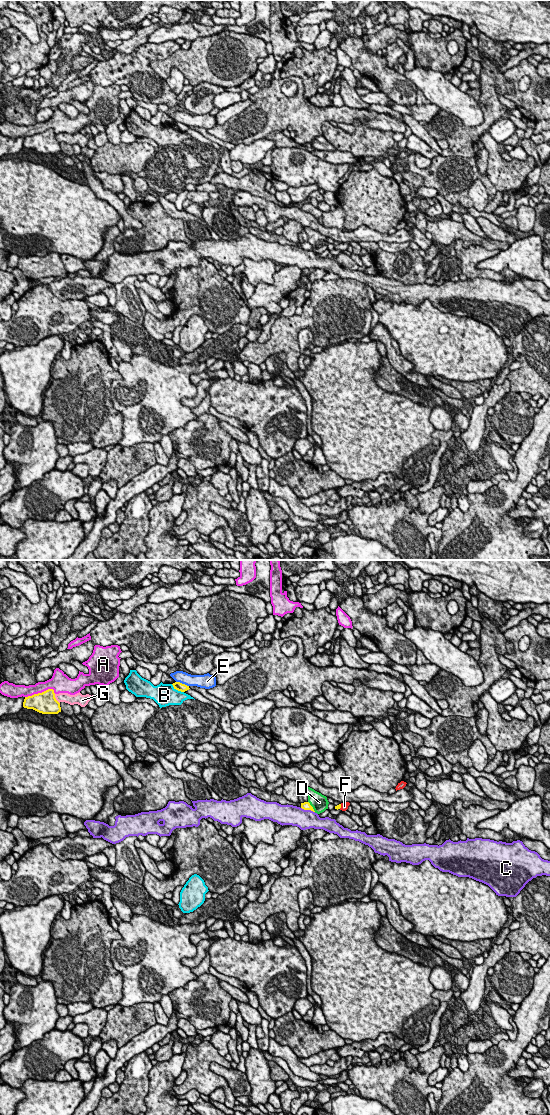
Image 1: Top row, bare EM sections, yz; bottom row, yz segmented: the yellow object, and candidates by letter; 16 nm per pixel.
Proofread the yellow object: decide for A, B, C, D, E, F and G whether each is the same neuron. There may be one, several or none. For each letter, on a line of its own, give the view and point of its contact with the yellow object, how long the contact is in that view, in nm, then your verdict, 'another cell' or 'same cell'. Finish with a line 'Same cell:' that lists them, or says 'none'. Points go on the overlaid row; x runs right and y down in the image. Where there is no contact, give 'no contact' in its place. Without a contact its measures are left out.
A: contact yz (40, 693); length 500 nm; another cell
B: contact yz (177, 689); length 240 nm; another cell
C: contact yz (308, 809); length 240 nm; another cell
D: contact yz (311, 806); length 220 nm; another cell
E: contact yz (182, 684); length 220 nm; another cell
F: contact yz (340, 806); length 90 nm; same cell
G: contact yz (55, 699); length 180 nm; another cell
Same cell: F

